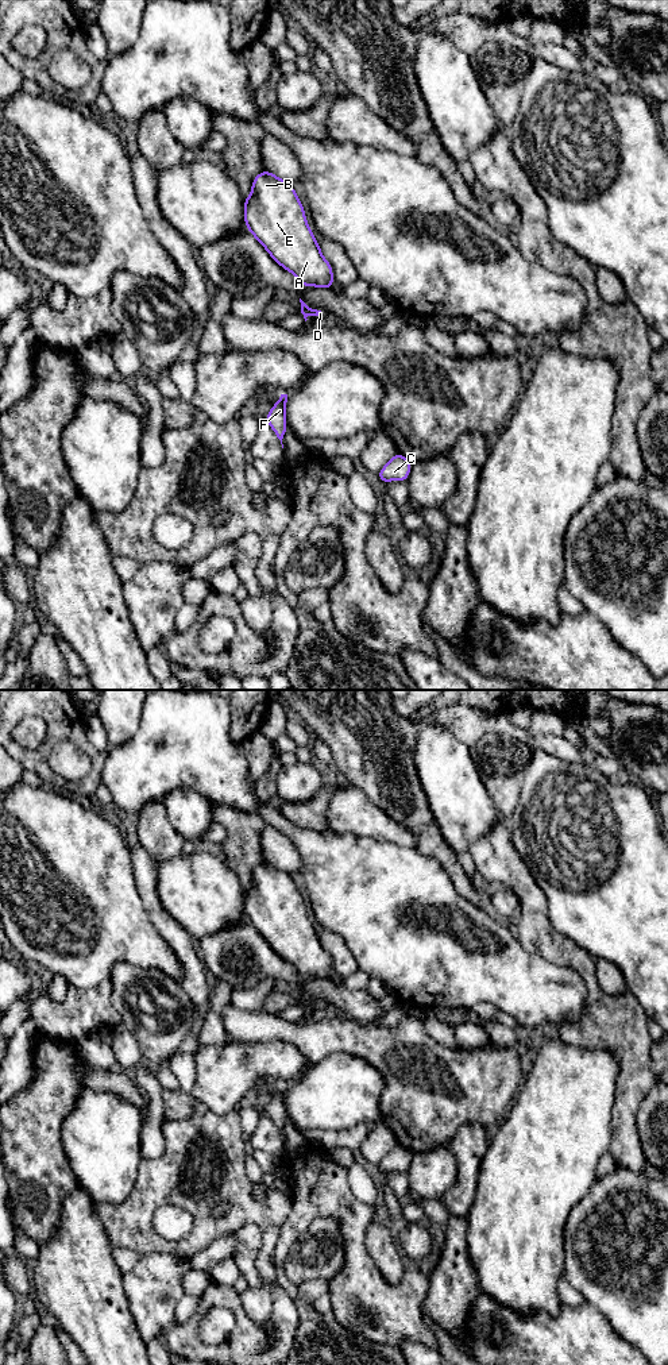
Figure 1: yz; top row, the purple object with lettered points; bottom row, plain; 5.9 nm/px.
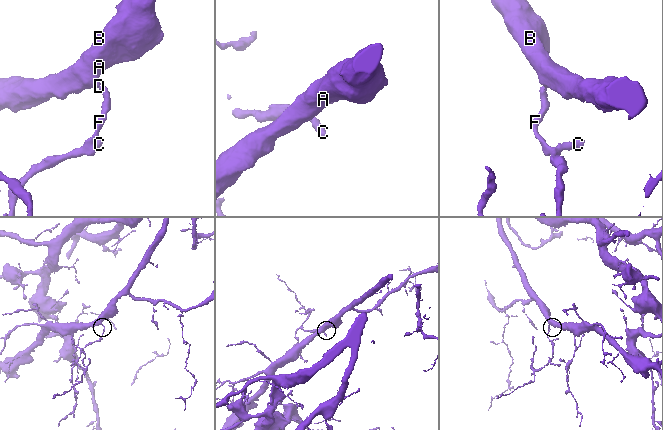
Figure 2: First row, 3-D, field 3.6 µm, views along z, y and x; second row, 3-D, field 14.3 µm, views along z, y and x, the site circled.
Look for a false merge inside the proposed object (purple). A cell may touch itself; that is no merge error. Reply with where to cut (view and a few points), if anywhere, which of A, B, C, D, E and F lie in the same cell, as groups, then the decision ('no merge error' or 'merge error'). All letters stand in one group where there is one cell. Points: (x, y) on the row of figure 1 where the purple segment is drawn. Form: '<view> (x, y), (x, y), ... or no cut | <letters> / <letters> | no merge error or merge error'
yz (308, 312), (304, 315) | A B D E / C F | merge error

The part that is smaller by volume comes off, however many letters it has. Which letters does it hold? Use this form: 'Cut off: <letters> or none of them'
Cut off: C, F

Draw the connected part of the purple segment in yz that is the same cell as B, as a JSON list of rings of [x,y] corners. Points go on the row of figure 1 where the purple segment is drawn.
[[[263,170],[252,180],[251,194],[244,198],[244,223],[247,230],[267,250],[270,257],[285,270],[294,274],[302,286],[332,289],[333,273],[331,263],[323,257],[305,209],[290,182]]]

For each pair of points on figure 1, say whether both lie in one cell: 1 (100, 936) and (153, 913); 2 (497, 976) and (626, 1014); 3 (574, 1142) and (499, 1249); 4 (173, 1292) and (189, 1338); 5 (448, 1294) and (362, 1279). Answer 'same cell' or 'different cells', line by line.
1: different cells
2: different cells
3: same cell
4: different cells
5: different cells

